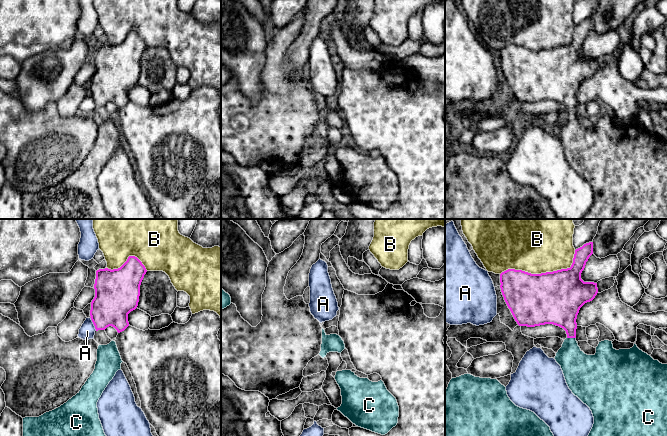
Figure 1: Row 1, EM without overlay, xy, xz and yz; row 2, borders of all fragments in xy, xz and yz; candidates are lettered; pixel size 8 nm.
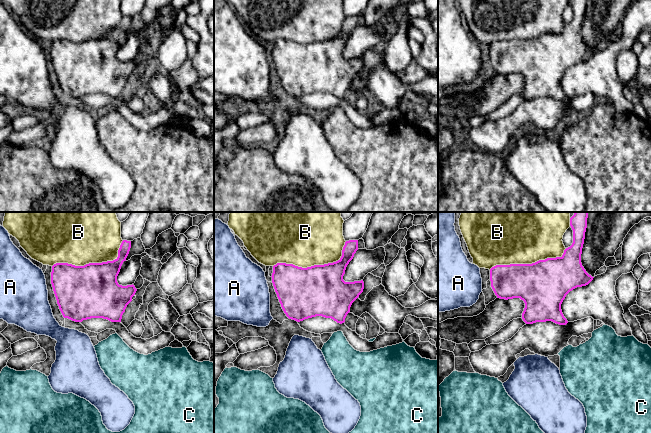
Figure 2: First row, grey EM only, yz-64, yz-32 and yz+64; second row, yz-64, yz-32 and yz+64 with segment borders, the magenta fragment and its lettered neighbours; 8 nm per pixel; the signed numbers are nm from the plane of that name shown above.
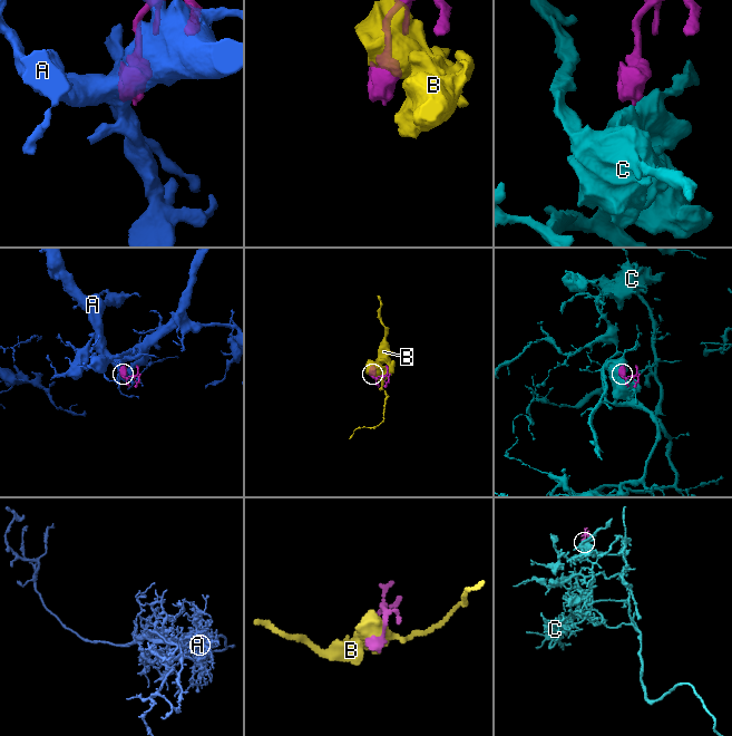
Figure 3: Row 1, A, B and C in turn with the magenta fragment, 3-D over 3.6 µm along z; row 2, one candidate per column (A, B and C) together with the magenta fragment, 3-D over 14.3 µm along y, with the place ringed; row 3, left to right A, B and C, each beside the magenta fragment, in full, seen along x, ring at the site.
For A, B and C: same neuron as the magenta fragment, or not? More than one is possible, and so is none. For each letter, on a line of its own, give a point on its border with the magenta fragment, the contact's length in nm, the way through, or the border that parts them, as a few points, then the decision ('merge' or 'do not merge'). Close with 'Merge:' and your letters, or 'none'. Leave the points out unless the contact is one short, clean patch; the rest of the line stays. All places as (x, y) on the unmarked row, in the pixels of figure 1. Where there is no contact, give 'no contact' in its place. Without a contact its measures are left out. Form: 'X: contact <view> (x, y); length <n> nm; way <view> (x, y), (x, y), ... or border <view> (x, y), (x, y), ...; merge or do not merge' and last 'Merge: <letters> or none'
A: contact xy (93, 99); length 120 nm; do not merge
B: contact yz (543, 49); length 650 nm; do not merge
C: contact yz (571, 113); length 70 nm; way yz (560, 84), (570, 102), (571, 113), (571, 135), (578, 143); merge
Merge: C

